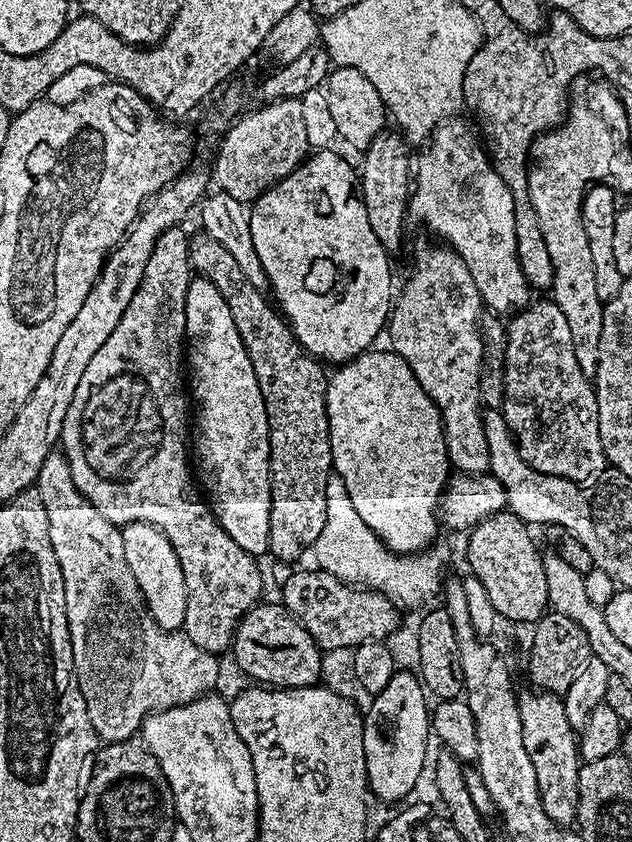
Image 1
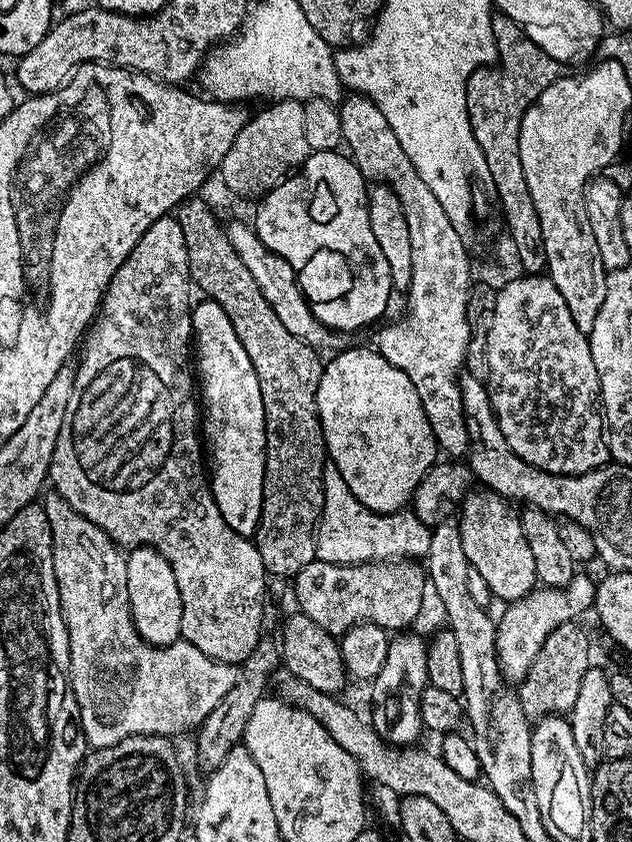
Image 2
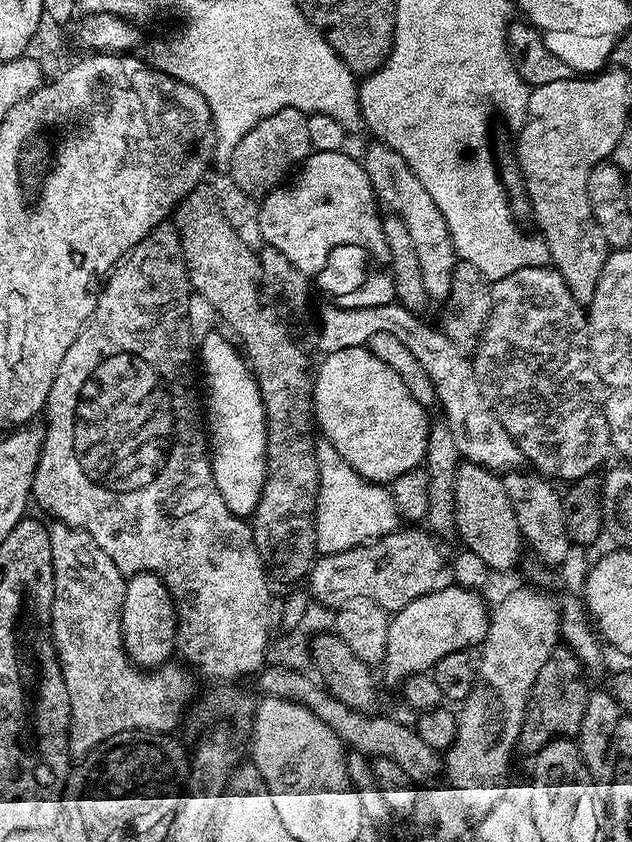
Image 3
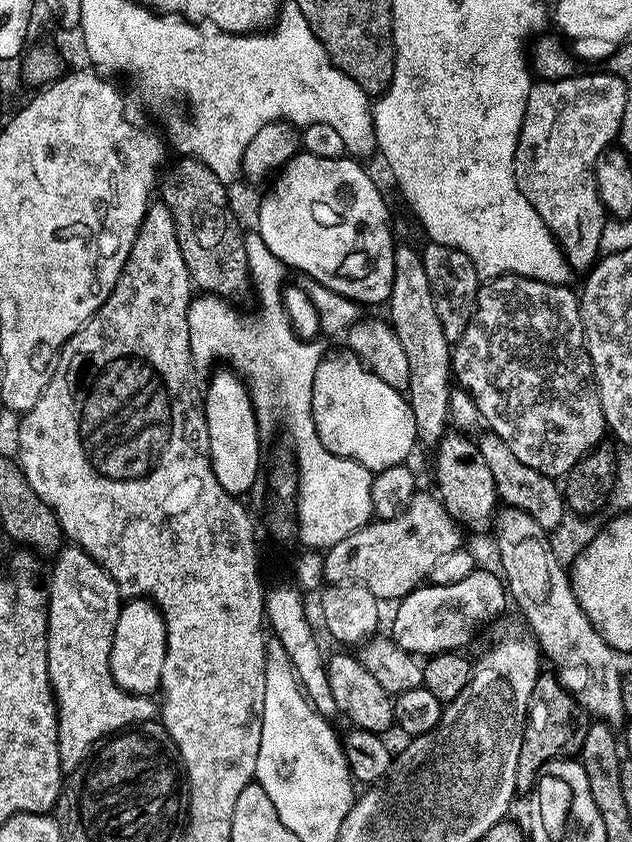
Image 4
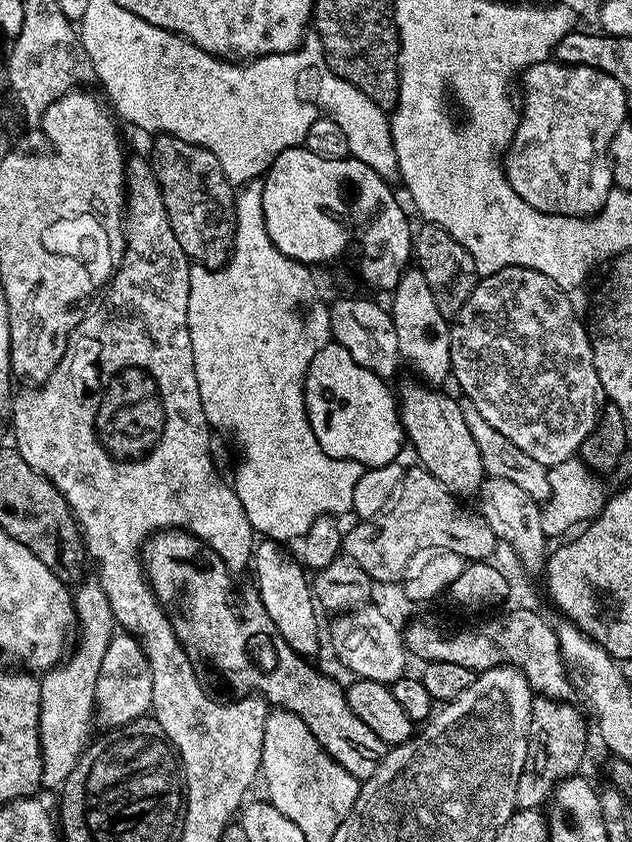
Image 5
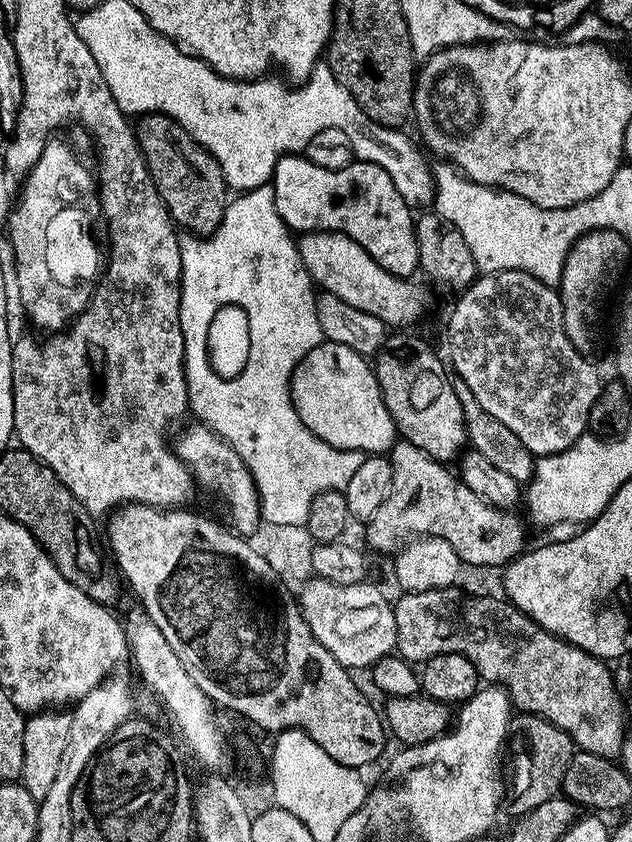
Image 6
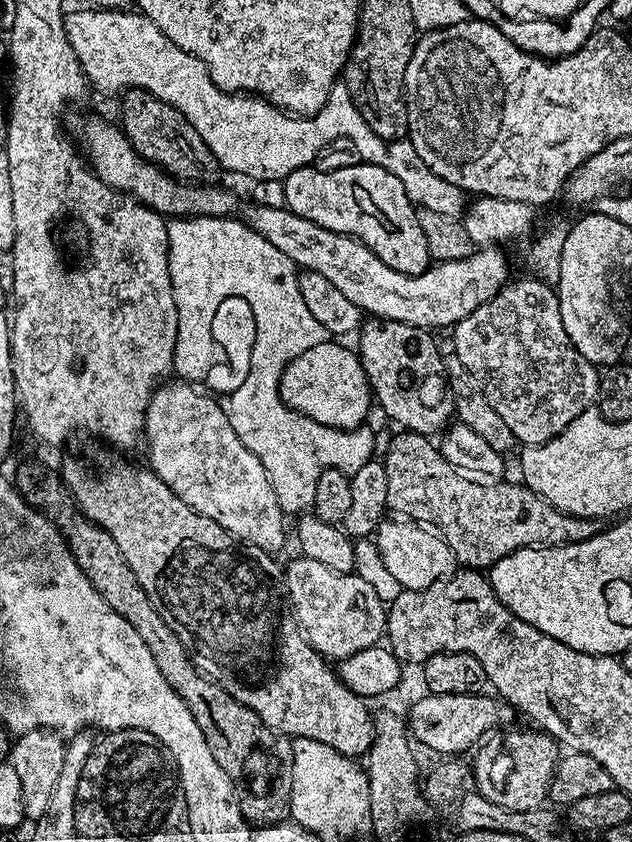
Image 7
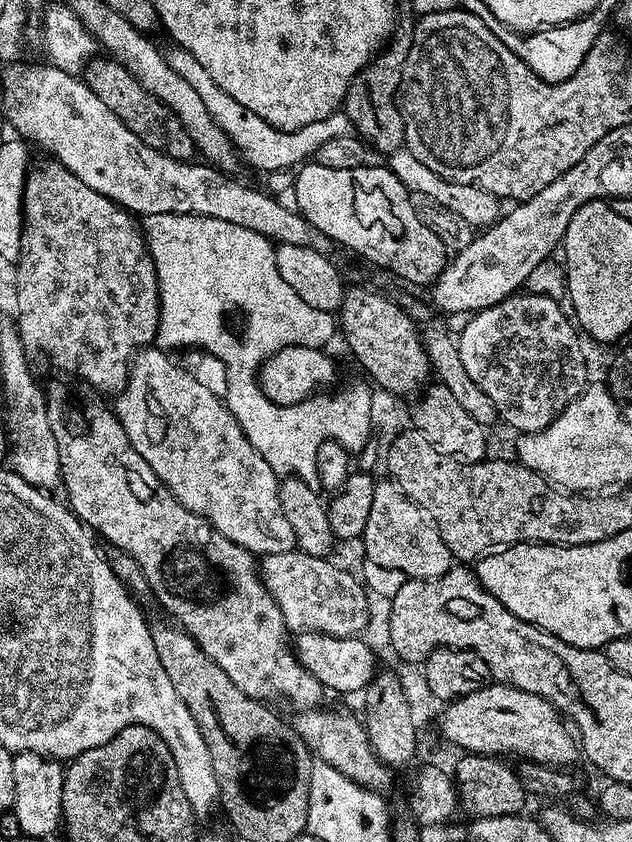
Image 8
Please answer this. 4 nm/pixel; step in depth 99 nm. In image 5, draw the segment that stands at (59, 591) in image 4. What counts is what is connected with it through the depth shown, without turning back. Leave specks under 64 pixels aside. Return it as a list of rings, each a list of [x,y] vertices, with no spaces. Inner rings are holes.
[[[95,579],[86,581],[80,589],[75,589],[74,599],[80,641],[77,644],[75,641],[66,659],[49,672],[43,673],[40,680],[40,782],[45,789],[63,789],[90,743],[93,735],[92,720],[94,724],[94,717],[98,712],[98,670],[102,670],[102,654],[106,654],[106,646],[114,635],[110,602],[106,602],[106,590],[102,590],[100,583]]]

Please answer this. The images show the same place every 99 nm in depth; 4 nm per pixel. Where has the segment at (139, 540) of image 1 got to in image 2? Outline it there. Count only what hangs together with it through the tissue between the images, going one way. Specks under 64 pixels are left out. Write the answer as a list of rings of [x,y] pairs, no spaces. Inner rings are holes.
[[[154,548],[131,549],[126,556],[126,586],[130,590],[132,621],[147,644],[174,644],[181,639],[182,594],[174,582],[174,570]]]

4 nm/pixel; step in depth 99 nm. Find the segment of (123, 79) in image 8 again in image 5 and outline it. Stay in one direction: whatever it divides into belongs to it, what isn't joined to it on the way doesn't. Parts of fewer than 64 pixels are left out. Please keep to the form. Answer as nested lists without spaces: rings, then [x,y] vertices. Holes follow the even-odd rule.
[[[157,135],[152,144],[150,163],[154,170],[154,178],[158,178],[158,186],[162,190],[162,202],[166,202],[166,214],[170,218],[170,226],[174,226],[174,238],[178,238],[178,246],[201,268],[221,268],[227,262],[232,251],[232,240],[236,237],[236,198],[234,186],[226,178],[222,166],[218,166],[218,158],[197,144],[188,144],[177,136]]]

